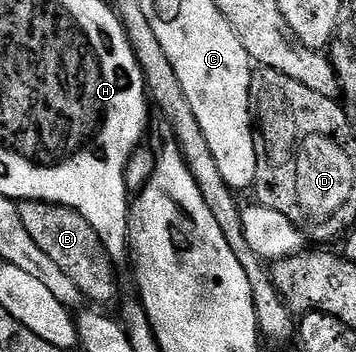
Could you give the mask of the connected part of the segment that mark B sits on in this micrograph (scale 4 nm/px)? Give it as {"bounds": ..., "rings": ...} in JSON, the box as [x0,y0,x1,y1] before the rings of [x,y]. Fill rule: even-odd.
{"bounds":[18,201,115,301],"rings":[[[44,201],[18,202],[21,223],[25,223],[25,231],[29,231],[33,243],[73,279],[80,294],[91,301],[111,301],[115,297],[115,269],[106,249],[99,241],[97,231],[85,223],[85,219],[76,209],[67,209],[63,205],[50,205]]]}

